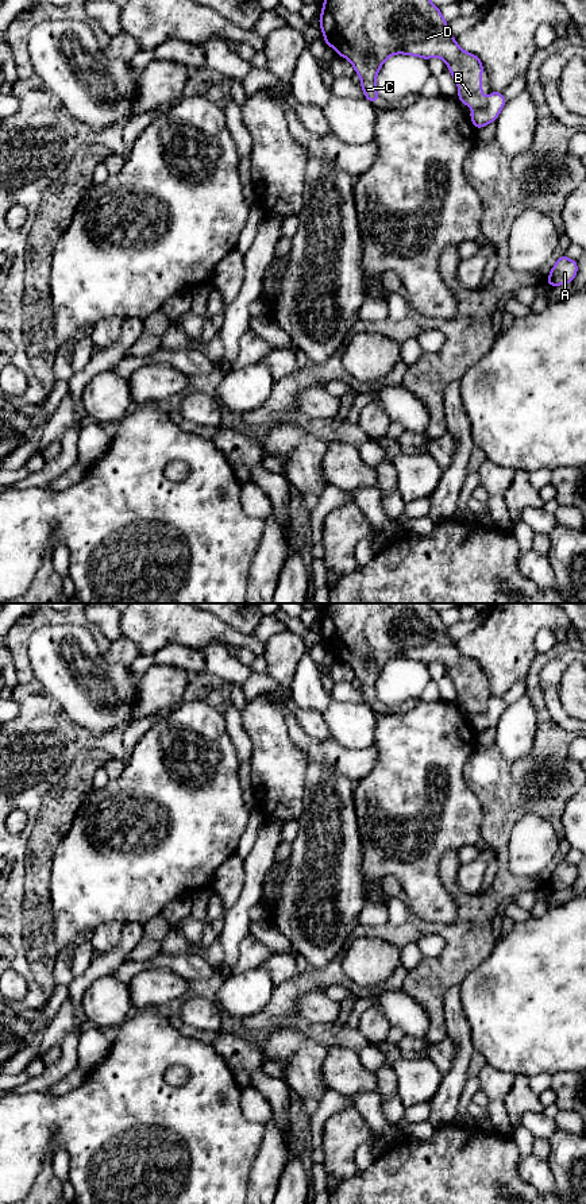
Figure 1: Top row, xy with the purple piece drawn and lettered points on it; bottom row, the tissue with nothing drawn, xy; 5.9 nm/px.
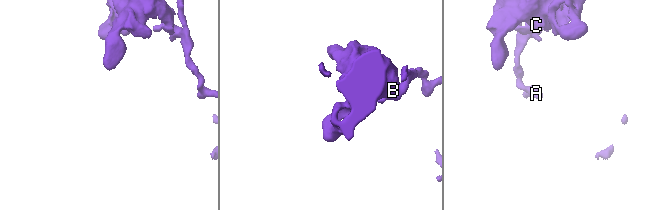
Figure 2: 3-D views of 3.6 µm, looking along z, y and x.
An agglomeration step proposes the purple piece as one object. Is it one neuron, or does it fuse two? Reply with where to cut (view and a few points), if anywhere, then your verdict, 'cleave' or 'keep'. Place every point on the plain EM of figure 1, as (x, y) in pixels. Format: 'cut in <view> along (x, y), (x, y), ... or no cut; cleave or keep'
cut in xy along (486, 706), (482, 713), (475, 714); cleave

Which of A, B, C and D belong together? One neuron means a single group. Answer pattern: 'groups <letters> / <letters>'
groups A / B C D

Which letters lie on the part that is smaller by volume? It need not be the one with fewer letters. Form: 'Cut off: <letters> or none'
Cut off: B, C, D

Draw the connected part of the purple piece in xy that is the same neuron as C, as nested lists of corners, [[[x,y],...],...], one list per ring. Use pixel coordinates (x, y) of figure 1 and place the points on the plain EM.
[[[325,603],[321,611],[319,629],[324,638],[324,648],[352,668],[355,678],[362,683],[359,690],[365,703],[370,707],[381,703],[375,686],[382,668],[390,660],[406,659],[425,665],[432,661],[442,663],[459,691],[460,709],[474,714],[486,711],[482,701],[483,669],[481,664],[458,651],[440,614],[429,603]]]

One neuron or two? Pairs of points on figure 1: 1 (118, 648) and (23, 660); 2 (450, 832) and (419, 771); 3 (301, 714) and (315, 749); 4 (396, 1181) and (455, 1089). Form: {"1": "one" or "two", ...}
{"1": "two", "2": "one", "3": "two", "4": "two"}

